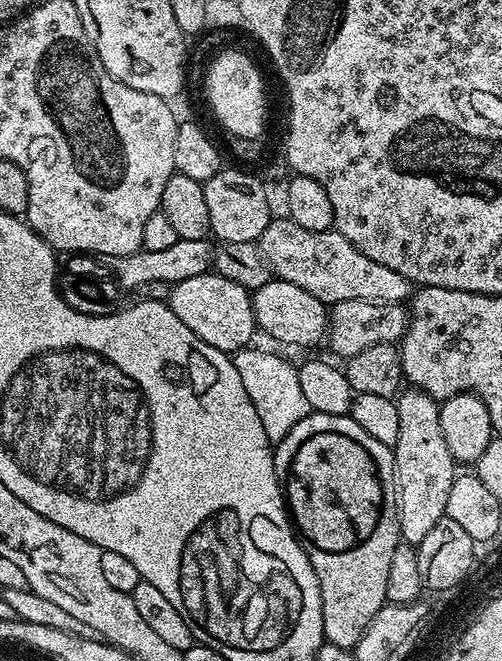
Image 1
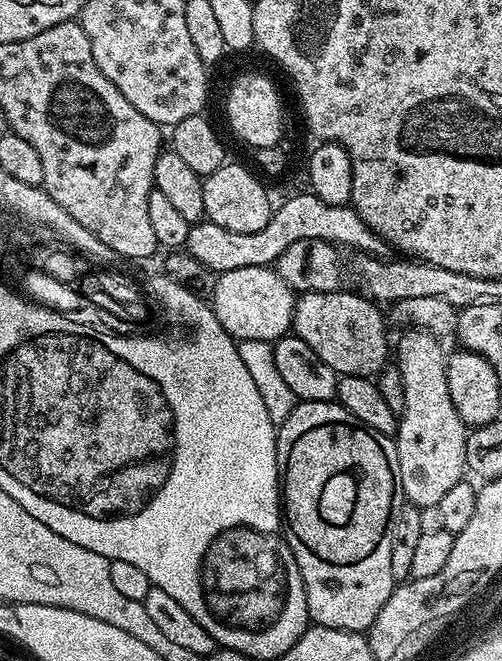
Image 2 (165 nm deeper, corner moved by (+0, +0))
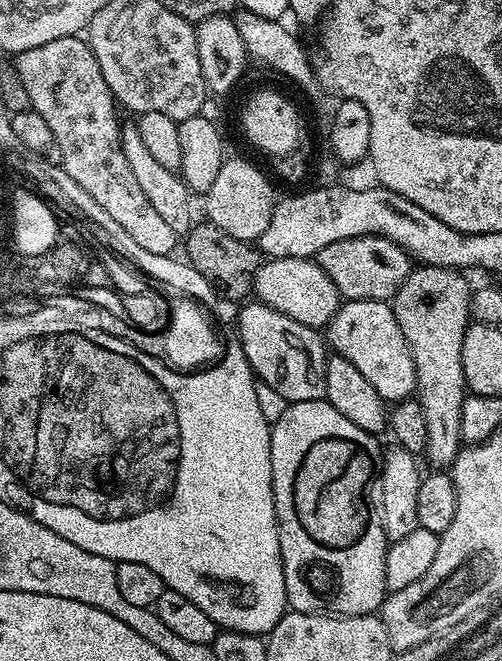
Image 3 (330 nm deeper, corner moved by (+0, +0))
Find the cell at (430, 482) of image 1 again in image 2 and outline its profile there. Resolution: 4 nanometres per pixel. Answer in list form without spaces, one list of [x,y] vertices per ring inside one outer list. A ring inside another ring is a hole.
[[[409,327],[394,344],[394,367],[402,374],[404,409],[398,414],[396,449],[400,492],[407,503],[421,510],[435,509],[442,497],[466,476],[466,438],[469,429],[454,410],[446,383],[448,356],[439,339],[422,328]]]

